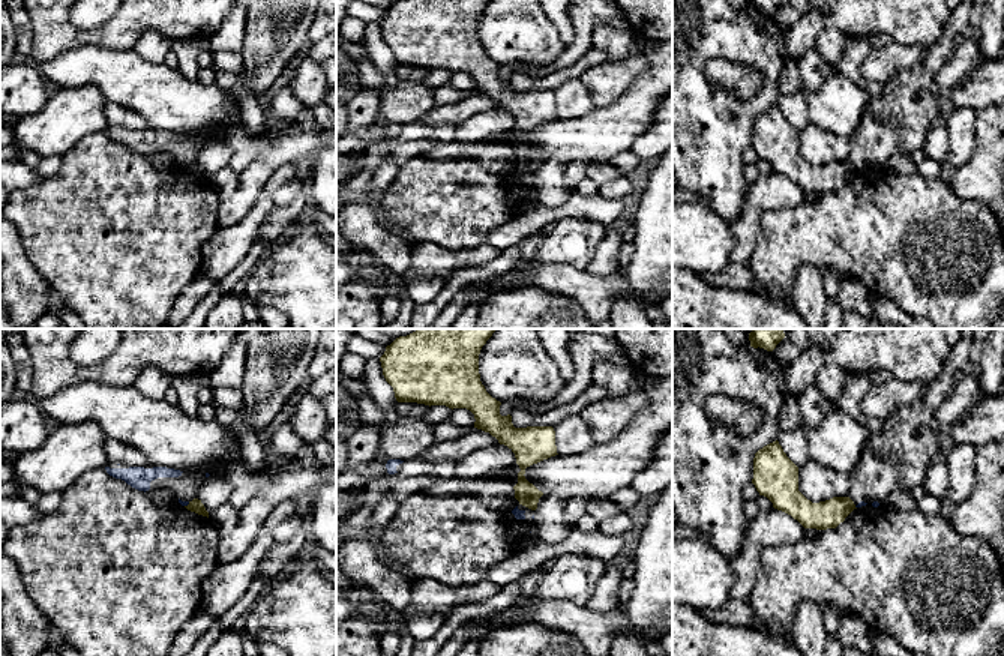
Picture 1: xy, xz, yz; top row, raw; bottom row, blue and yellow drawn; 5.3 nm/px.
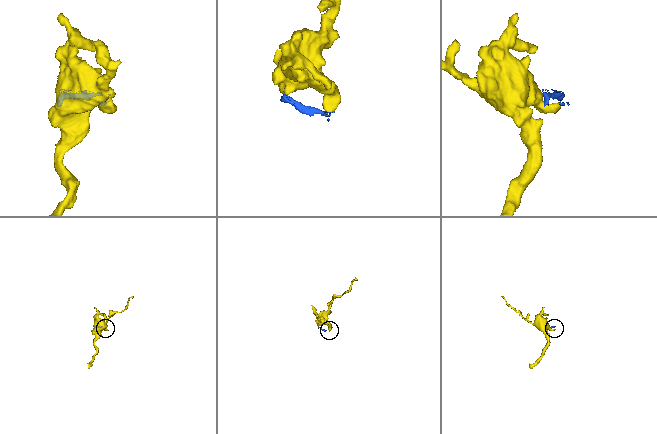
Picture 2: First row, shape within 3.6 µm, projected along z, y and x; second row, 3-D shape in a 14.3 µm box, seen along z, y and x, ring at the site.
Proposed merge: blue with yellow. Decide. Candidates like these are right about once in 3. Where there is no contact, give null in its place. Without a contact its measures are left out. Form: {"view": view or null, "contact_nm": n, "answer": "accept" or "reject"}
{"view": "xy", "contact_nm": 40, "answer": "reject"}

